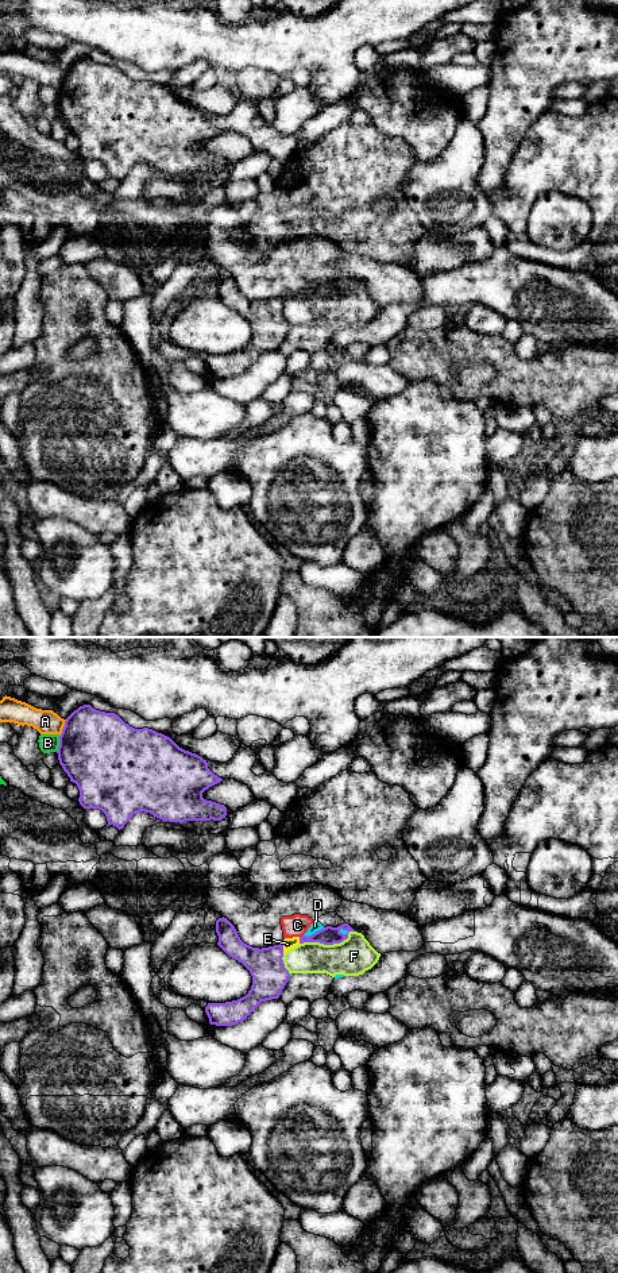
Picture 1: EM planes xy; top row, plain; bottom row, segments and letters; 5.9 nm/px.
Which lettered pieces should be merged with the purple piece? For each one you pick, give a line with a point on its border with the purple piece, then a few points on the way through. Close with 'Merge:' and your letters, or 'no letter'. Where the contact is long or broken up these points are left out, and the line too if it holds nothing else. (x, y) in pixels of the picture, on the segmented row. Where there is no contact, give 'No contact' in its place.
Merge: no letter

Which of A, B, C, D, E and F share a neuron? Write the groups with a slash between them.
A / B / C D E F

